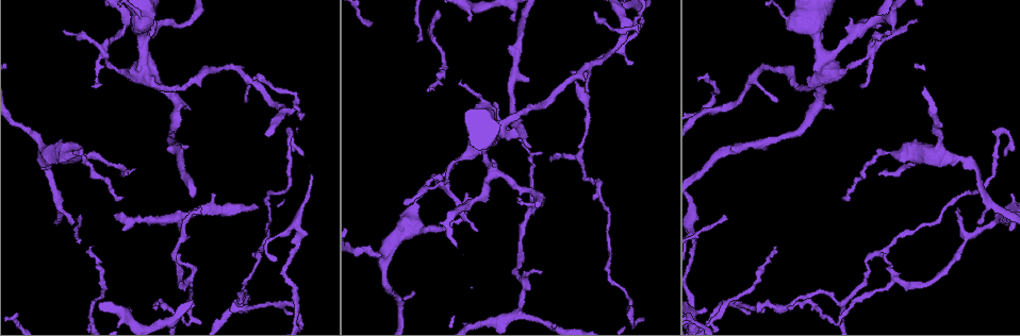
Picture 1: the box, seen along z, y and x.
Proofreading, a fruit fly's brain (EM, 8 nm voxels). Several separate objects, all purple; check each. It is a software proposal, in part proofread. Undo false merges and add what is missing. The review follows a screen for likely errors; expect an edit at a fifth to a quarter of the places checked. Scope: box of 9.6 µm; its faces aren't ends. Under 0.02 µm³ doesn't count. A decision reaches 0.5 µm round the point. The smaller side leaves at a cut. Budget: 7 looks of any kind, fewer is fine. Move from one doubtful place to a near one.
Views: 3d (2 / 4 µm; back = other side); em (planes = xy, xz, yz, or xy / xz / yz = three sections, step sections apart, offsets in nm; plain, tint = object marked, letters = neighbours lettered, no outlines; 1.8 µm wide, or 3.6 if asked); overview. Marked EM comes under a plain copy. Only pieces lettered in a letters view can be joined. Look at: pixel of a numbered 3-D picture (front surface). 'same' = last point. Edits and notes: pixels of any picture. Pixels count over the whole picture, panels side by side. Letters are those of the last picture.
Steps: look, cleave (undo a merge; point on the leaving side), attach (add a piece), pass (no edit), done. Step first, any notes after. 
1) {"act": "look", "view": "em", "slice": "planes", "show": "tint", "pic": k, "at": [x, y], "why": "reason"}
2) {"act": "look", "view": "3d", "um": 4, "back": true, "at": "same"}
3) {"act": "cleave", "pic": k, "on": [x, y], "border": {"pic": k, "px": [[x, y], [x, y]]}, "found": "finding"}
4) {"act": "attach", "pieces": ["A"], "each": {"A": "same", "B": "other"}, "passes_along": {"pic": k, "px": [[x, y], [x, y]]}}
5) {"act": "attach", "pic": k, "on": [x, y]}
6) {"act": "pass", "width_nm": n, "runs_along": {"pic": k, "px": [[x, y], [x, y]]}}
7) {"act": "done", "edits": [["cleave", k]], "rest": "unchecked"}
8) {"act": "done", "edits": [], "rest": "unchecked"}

{"act": "look", "view": "em", "slice": "planes", "show": "tint", "pic": 1, "at": [469, 21], "why": "thin end"}

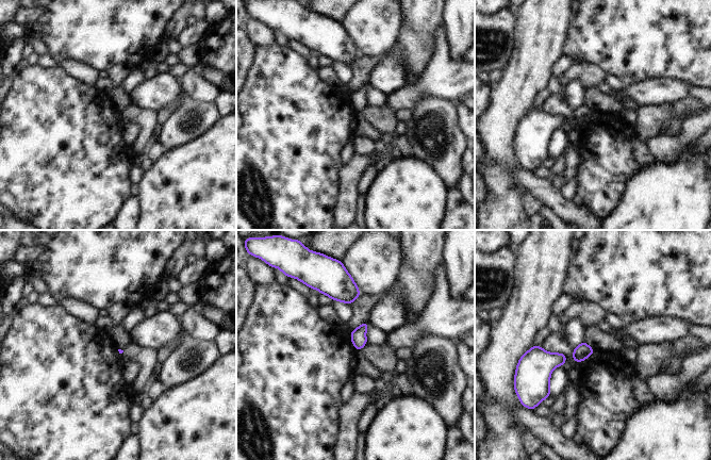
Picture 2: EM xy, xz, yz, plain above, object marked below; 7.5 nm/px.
{"act": "look", "view": "em", "slice": "planes", "show": "letters", "at": "same"}

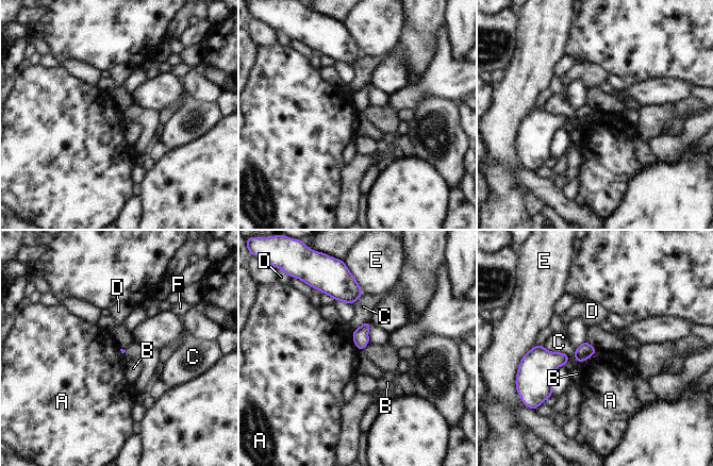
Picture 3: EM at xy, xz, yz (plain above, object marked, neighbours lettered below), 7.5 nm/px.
{"act": "pass", "each": {"A": "other", "B": "other", "C": "other", "D": "other", "E": "other", "F": "other"}, "border": {"pic": 3, "px": [[596, 349], [592, 355], [582, 362]]}, "found": "none of them fits"}

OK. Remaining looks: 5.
{"act": "look", "view": "em", "slice": "yz", "step": 8, "show": "tint", "pic": 1, "at": [581, 153], "why": "a fork"}

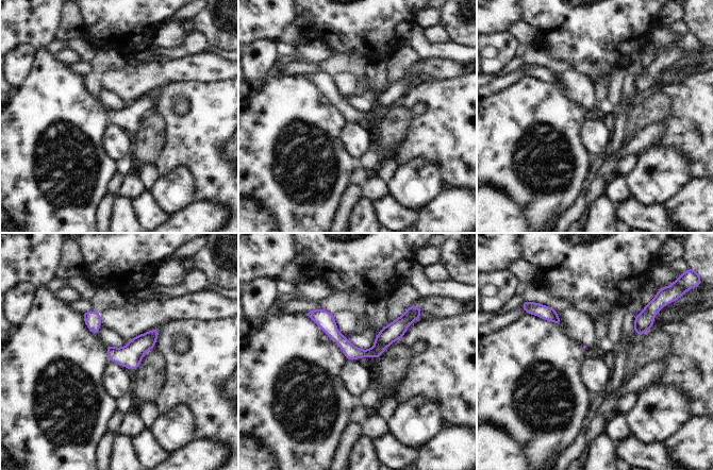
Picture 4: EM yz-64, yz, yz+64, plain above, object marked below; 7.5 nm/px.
{"act": "look", "view": "em", "slice": "yz", "step": 8, "show": "letters", "at": "same", "why": "what lies round it"}

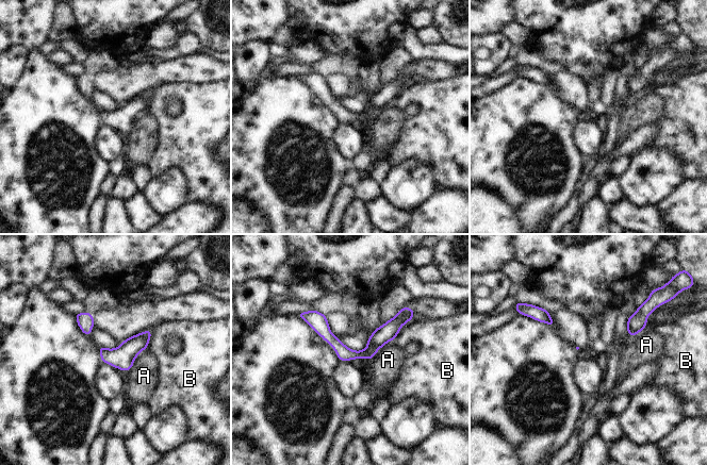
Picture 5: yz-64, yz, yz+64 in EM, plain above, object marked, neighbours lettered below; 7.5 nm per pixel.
{"act": "pass", "longest_contact_nm": ["B", 220], "each": {"A": "other", "B": "other"}, "runs_along": {"pic": 5, "px": [[302, 315], [346, 354], [365, 353], [403, 317]]}, "found": "one cell here"}

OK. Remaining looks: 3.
{"act": "look", "view": "3d", "um": 2, "pic": 1, "at": [886, 253], "why": "free end"}

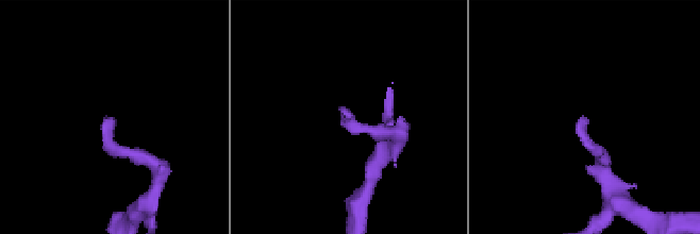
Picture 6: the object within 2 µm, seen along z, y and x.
{"act": "look", "view": "em", "um": 3.6, "slice": "xz", "step": 8, "show": "tint", "pic": 6, "at": [583, 118], "why": "need the tissue"}

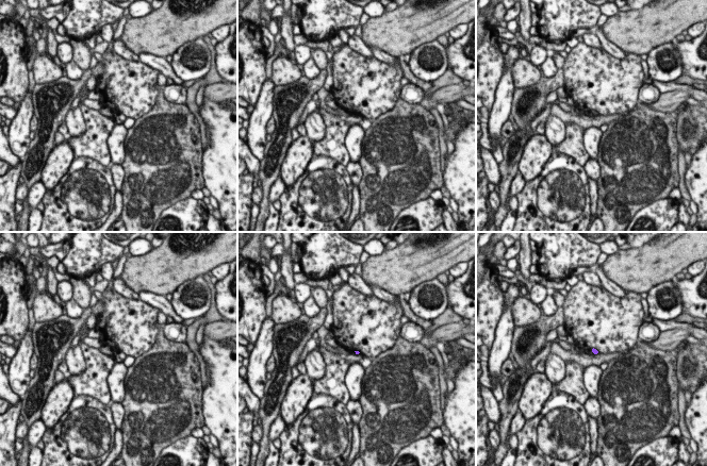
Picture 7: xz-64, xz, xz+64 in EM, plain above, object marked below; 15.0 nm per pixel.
{"act": "look", "view": "em", "um": 3.6, "slice": "xy", "step": 4, "show": "letters", "at": "same", "why": "another direction"}

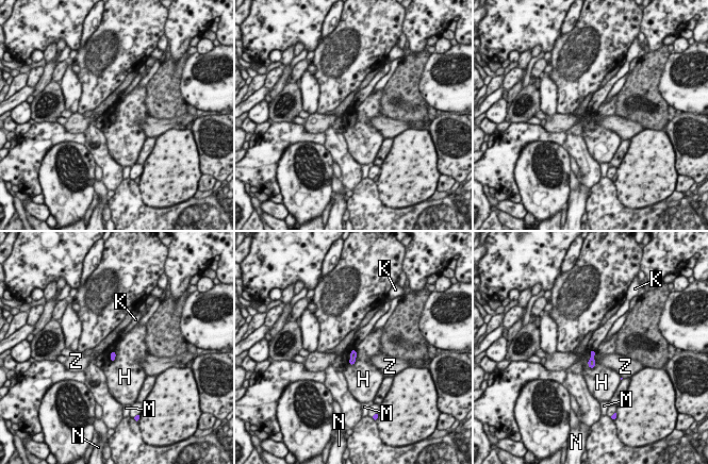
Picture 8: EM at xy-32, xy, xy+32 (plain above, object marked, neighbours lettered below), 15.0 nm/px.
{"act": "pass", "each": {"H": "other", "K": "other", "M": "other", "N": "other", "Z": "other"}, "border": {"pic": 8, "px": [[355, 349], [355, 362], [350, 365]]}, "found": "none of them fits"}

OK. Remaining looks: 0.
{"act": "done", "edits": [], "rest": "unchecked"}

